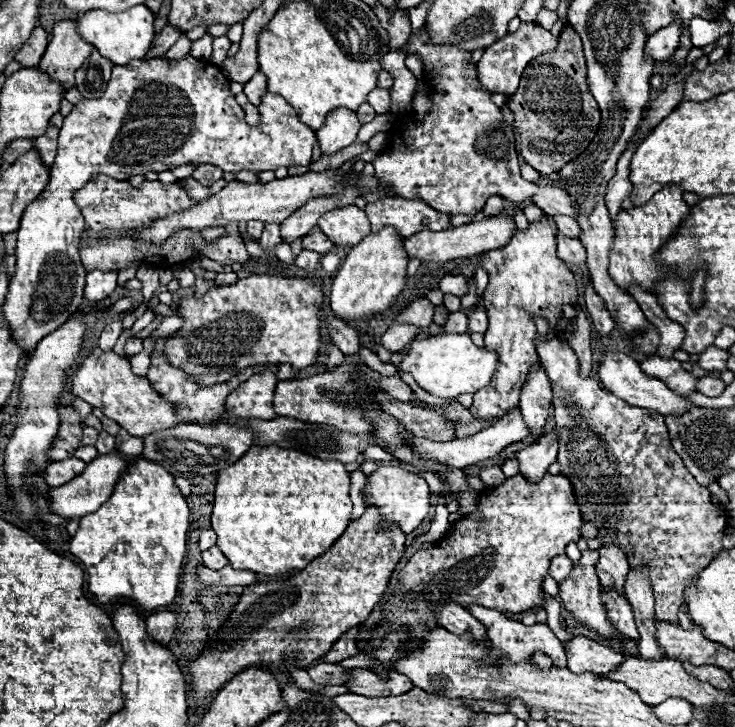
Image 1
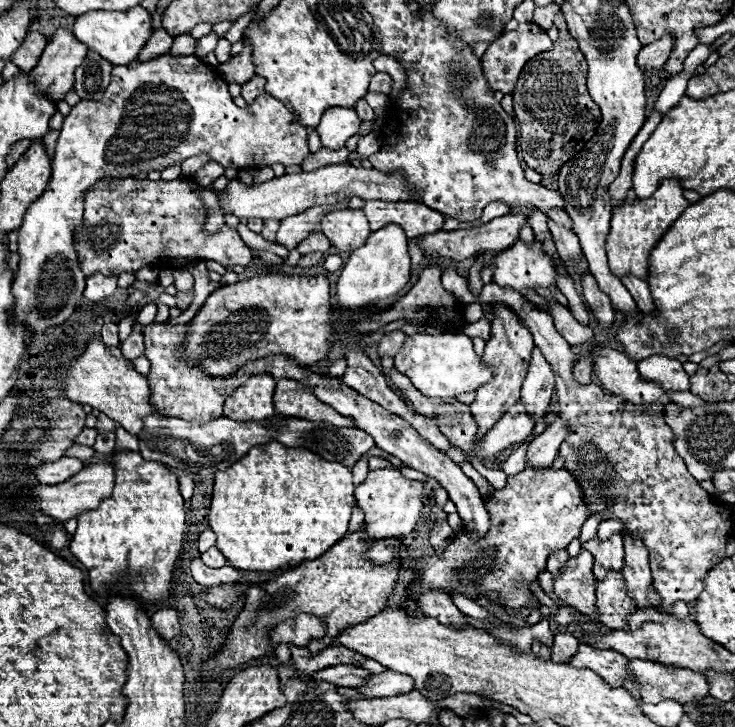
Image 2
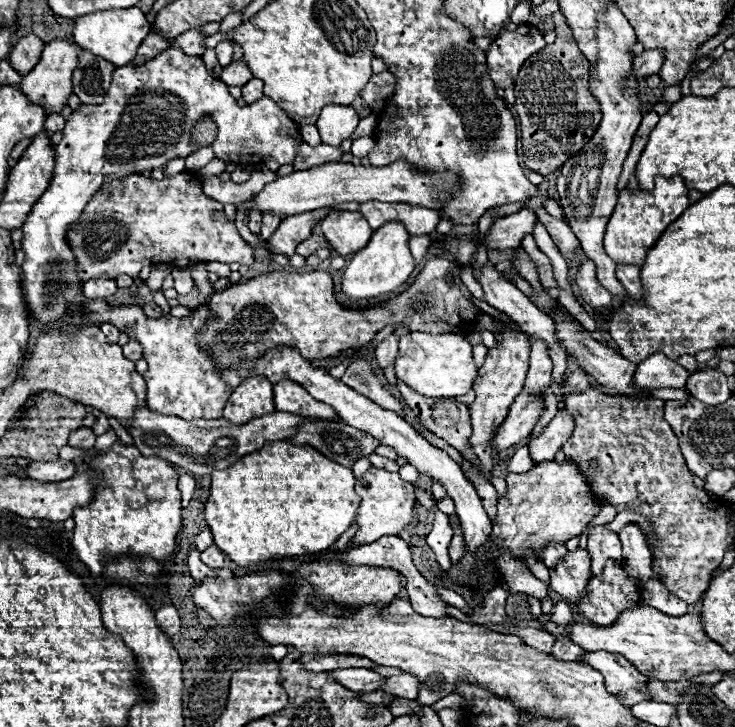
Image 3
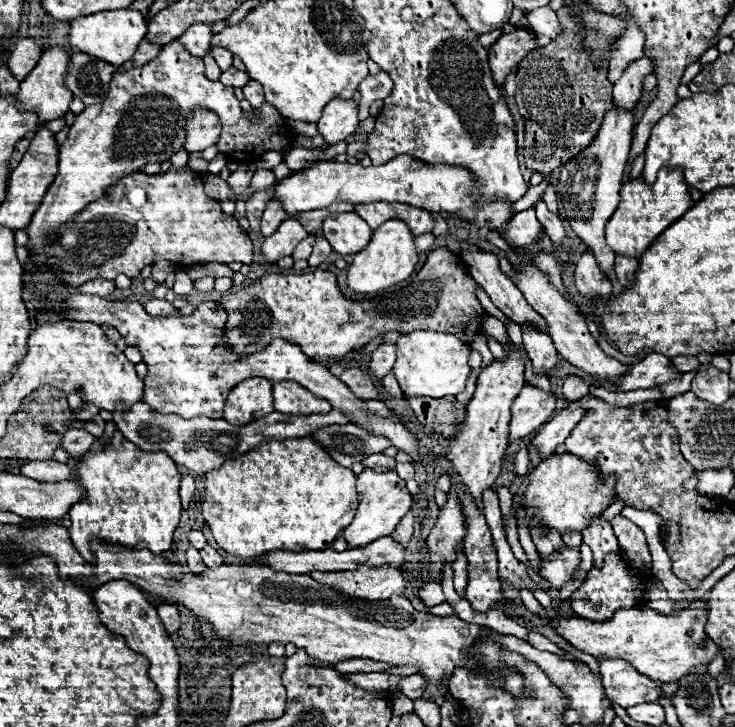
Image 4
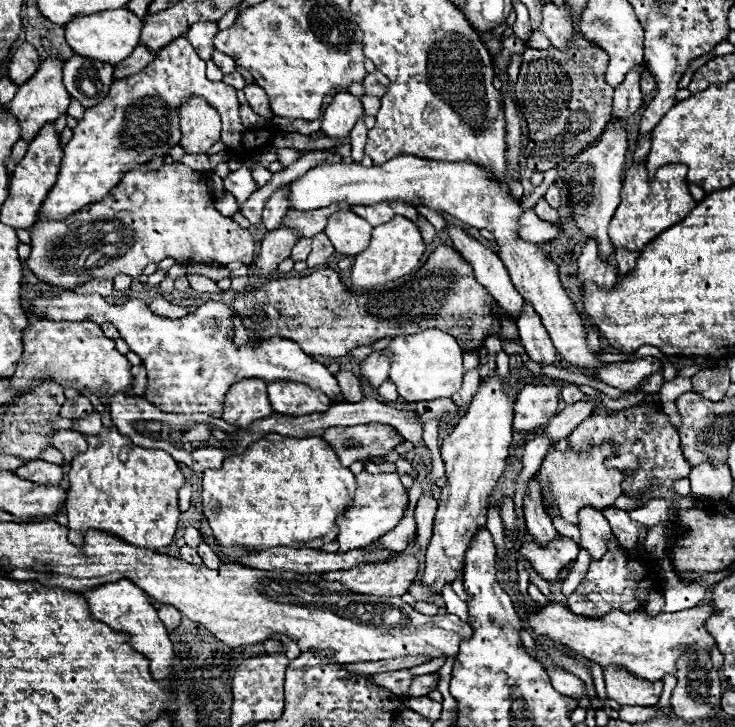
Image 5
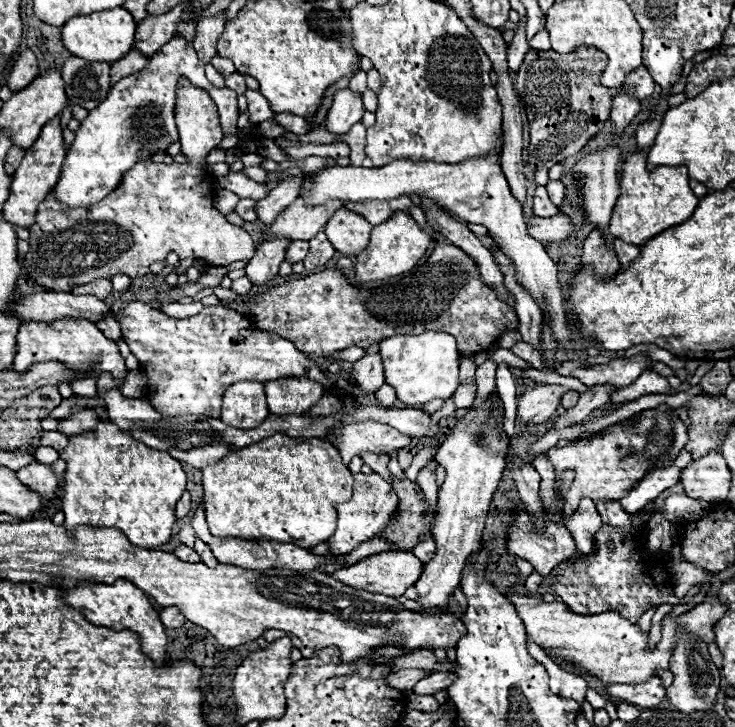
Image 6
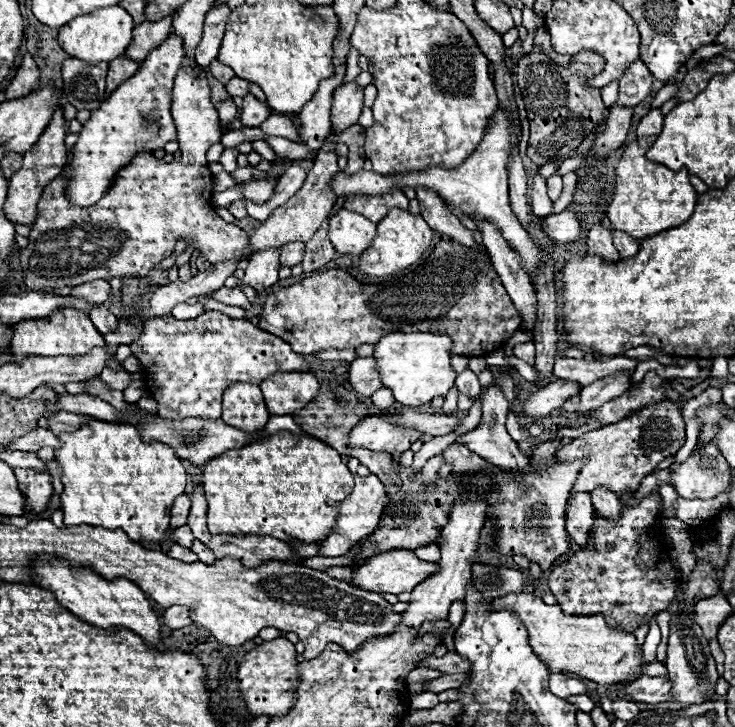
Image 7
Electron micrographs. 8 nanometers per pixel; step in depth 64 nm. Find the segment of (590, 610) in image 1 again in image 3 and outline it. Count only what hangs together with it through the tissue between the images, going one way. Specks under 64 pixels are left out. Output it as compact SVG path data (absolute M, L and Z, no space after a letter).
M582 548L568 552L554 570L550 570L550 588L562 598L578 604L590 582L590 554Z

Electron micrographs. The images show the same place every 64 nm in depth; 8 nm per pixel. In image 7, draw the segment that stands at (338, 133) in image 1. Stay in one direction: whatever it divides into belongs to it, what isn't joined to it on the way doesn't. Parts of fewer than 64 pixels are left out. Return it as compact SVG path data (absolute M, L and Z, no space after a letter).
M356 82L338 86L332 100L332 130L334 132L342 132L358 122L362 106L364 106L362 100L364 100L362 88L356 86Z

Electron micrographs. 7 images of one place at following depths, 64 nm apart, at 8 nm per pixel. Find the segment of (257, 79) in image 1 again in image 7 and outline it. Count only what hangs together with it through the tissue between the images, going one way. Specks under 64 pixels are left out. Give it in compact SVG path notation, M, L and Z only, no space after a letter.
M246 94L244 106L242 106L242 116L240 116L240 120L244 122L244 126L256 128L256 126L260 126L270 114L272 114L272 110L270 110L264 102L260 102L254 94Z

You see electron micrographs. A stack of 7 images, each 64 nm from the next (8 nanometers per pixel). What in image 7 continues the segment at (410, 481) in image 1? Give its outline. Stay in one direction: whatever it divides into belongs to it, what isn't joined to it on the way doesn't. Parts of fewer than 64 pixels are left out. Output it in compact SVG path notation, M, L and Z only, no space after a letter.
M356 474L354 480L356 480L356 486L354 486L352 494L346 500L342 500L340 506L338 506L340 514L338 514L336 528L322 542L318 542L320 556L344 556L352 546L356 546L360 540L370 536L378 528L382 512L390 502L390 498L386 494L386 488L384 488L384 484L380 482L378 476L374 476L374 474L358 476Z

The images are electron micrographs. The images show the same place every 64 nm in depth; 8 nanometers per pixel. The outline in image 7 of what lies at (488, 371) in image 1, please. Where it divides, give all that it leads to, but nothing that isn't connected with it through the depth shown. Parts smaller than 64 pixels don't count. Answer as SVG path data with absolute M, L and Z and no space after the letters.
M392 332L384 336L374 350L380 378L386 388L394 392L394 398L404 406L422 406L436 396L446 396L454 386L456 372L450 364L452 338L432 332Z

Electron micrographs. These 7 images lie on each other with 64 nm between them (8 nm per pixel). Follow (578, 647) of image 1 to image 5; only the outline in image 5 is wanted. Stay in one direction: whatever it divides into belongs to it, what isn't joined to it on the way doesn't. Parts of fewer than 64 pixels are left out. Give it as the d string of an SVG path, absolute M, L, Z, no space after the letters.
M618 666L604 668L604 680L608 698L622 706L656 706L662 692L662 682L632 678L628 670L620 670Z

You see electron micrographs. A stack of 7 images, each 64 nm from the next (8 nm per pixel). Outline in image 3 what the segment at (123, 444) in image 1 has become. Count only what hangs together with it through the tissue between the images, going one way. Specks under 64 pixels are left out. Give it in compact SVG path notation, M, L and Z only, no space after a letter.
M108 416L109 424L111 428L115 431L118 436L118 439L123 444L134 444L133 438L127 432L127 430L119 423L118 420Z

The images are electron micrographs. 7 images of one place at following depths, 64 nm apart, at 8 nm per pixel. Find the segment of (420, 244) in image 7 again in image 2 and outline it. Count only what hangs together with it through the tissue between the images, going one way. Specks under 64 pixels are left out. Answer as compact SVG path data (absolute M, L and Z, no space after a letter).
M396 224L384 226L368 236L368 240L356 248L346 266L340 272L336 284L336 300L342 310L366 308L368 304L376 304L384 298L396 296L406 282L410 280L410 256L408 256L408 238L404 230Z

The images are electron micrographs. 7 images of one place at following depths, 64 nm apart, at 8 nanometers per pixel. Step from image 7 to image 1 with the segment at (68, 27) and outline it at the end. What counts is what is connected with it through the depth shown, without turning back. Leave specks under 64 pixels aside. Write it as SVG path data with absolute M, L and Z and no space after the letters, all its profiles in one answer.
M134 6L128 8L124 12L104 12L104 10L90 10L86 14L82 14L82 18L78 20L78 32L86 42L92 42L94 48L108 60L112 60L114 64L128 64L134 58L146 58L150 46L152 46L152 38L156 36L154 32L154 14L144 6Z

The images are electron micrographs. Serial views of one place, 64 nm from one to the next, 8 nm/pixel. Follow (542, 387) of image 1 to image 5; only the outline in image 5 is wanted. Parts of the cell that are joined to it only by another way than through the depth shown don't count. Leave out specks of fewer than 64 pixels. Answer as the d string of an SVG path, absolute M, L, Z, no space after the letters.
M528 302L524 304L524 312L522 312L520 320L516 320L516 324L518 324L522 346L526 348L526 354L530 356L530 360L534 360L538 364L554 364L556 348L554 348L546 328L542 326L540 316L534 312L534 308Z

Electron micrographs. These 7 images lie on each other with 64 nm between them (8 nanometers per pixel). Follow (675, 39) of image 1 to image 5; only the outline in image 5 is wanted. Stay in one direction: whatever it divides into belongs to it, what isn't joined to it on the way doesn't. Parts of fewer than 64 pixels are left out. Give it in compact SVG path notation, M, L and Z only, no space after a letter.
M646 64L636 66L628 72L622 84L614 88L614 118L630 118L642 104L640 92L640 74L646 70Z

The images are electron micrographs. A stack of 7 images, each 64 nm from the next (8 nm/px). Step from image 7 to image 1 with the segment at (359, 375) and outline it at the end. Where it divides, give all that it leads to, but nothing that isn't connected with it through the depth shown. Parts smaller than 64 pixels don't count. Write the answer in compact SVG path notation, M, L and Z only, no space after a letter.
M392 324L392 326L382 334L380 342L382 342L390 352L398 352L398 350L402 350L406 344L410 344L416 334L418 334L418 326L414 326L414 324Z

